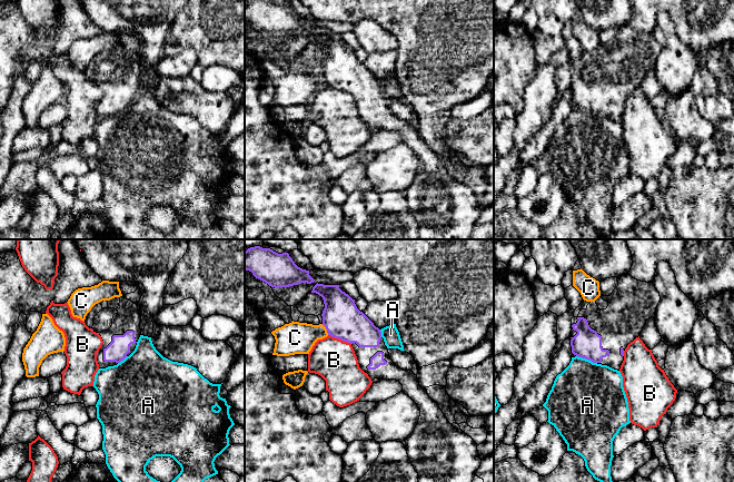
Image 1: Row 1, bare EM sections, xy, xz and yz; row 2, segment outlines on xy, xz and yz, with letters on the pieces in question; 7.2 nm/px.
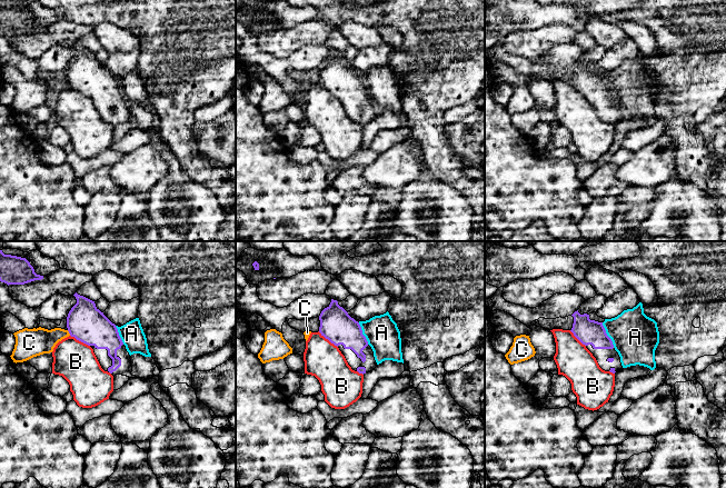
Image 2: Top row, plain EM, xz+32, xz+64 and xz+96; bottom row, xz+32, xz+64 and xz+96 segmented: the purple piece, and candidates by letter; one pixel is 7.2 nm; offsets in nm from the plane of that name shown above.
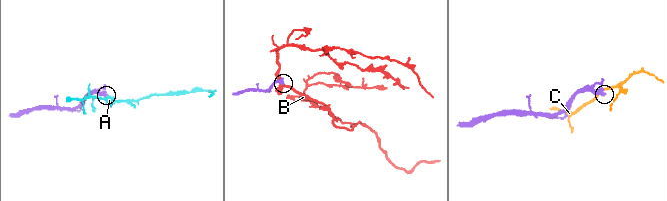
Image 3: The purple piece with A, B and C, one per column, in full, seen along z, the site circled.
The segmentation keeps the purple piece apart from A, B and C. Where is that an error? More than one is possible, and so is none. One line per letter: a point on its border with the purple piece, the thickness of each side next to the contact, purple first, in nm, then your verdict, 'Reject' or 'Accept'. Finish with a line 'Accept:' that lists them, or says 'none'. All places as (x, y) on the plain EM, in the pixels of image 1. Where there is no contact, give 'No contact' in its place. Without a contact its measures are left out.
A: Touches purple at yz (586, 109). Thickness 200 nm (purple) against 460 nm. Reject
B: Touches purple at xz (339, 89). Thickness 280 nm (purple) against 300 nm. Reject
C: Touches purple at xz (326, 79). Thickness 280 nm (purple) against 220 nm. Reject
Accept: none

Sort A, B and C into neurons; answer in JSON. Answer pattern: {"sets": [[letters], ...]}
{"sets": [["A"], ["B"], ["C"]]}

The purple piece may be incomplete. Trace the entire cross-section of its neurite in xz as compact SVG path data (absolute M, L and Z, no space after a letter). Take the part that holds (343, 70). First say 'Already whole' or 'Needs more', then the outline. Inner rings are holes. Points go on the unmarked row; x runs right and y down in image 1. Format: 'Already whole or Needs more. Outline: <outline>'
Needs more. Outline: M317 33L311 43L318 45L324 50L325 59L321 67L328 86L351 95L359 118L371 131L374 129L396 130L403 136L403 142L418 156L420 167L415 180L405 190L405 197L410 214L418 224L419 239L470 239L482 214L474 190L448 173L439 156L419 136L417 126L393 114L380 80L357 59L355 50L343 42L339 36Z

